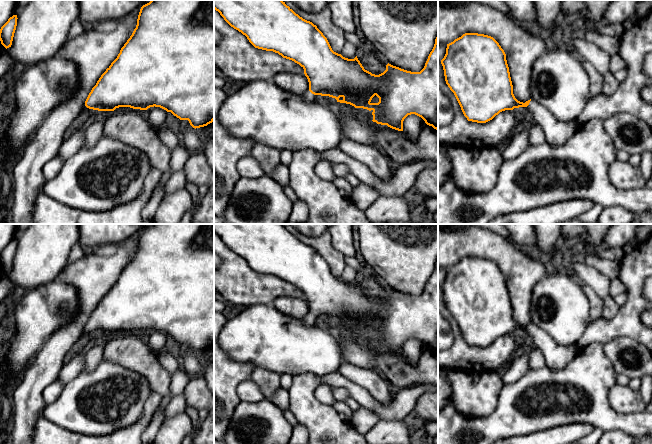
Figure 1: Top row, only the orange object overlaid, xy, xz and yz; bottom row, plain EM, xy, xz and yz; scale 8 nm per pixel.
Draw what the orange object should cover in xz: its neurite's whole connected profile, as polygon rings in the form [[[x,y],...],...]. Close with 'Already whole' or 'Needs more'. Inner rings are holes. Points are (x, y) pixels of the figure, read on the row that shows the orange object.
[[[214,0],[214,9],[231,27],[245,35],[255,48],[278,53],[304,69],[309,82],[309,90],[303,94],[306,102],[315,102],[316,95],[329,96],[335,98],[337,102],[350,104],[355,108],[372,110],[373,122],[387,125],[398,131],[403,131],[404,119],[408,115],[415,114],[427,125],[438,130],[438,35],[425,66],[420,72],[407,71],[388,63],[383,73],[375,75],[364,69],[357,56],[354,59],[348,59],[334,52],[317,26],[300,17],[282,0]]]. Needs more

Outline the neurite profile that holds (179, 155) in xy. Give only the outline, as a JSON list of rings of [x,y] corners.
[[[181,144],[171,150],[170,170],[162,173],[159,183],[166,185],[173,173],[183,169],[190,155],[191,152]]]

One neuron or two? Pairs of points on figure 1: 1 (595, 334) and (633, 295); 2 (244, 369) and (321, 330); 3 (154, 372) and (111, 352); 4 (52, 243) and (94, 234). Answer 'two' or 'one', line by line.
1: one
2: two
3: one
4: two

